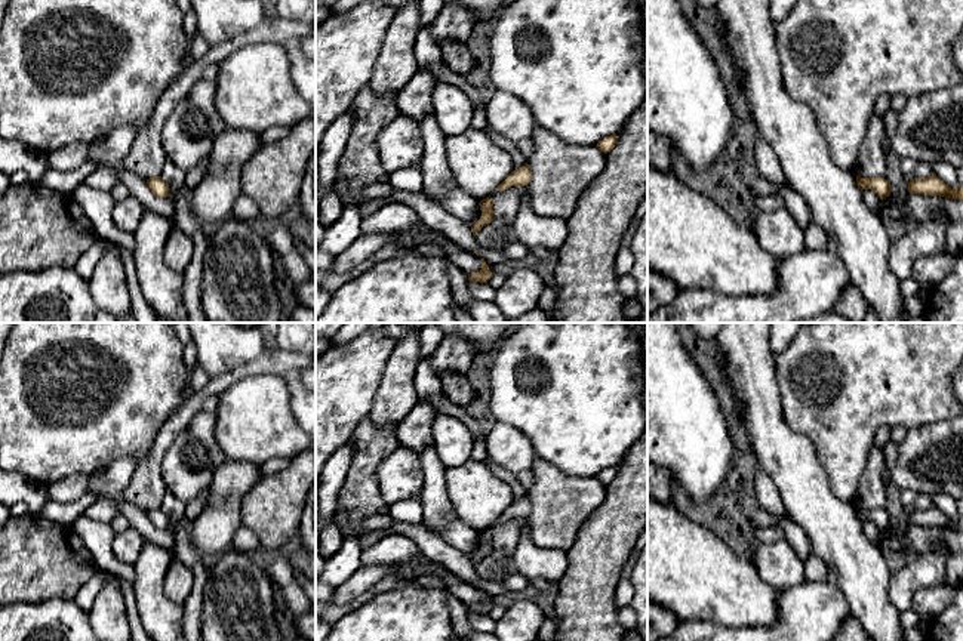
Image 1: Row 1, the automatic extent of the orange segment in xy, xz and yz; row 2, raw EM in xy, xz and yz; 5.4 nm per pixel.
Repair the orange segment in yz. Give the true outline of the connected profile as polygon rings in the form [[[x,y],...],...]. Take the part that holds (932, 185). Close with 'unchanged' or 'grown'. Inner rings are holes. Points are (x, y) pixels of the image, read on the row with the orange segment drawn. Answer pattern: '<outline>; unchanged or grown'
[[[936,175],[929,178],[914,178],[908,182],[908,192],[919,195],[939,195],[951,200],[963,200],[963,187],[948,187]]]; unchanged

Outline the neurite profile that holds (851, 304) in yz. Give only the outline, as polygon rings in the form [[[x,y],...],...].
[[[847,284],[834,305],[834,311],[850,323],[864,323],[868,305],[855,284]]]

